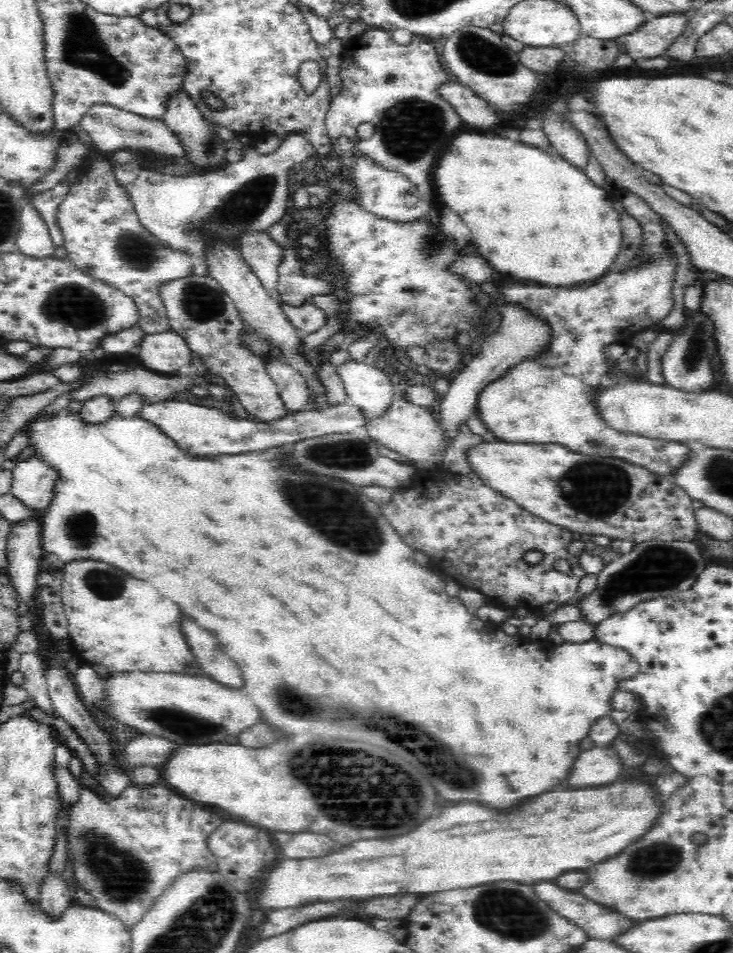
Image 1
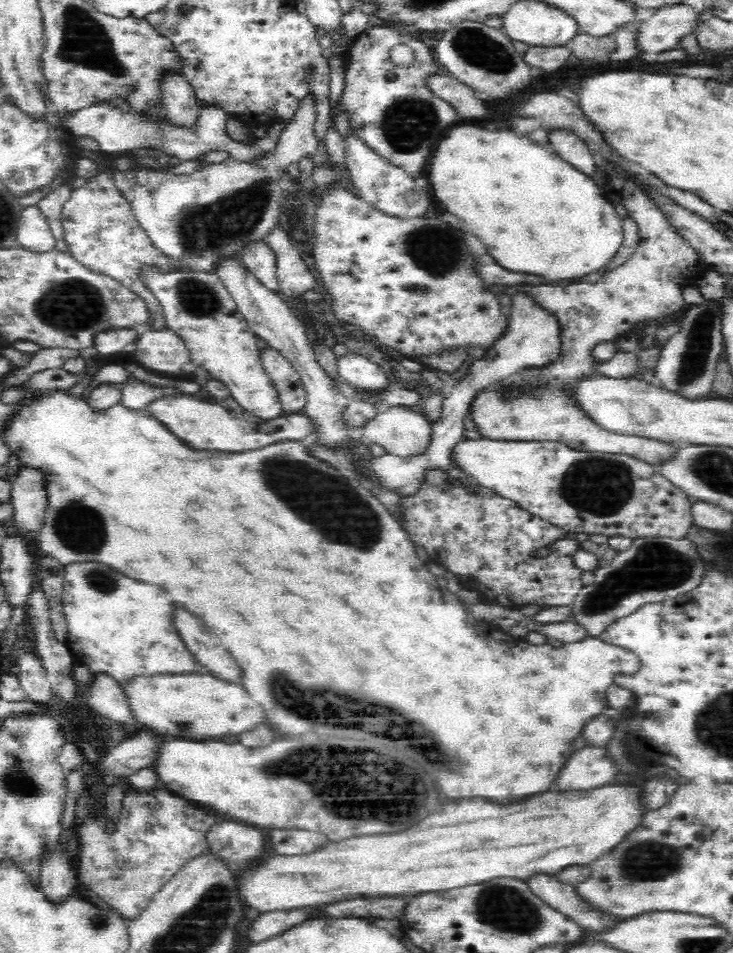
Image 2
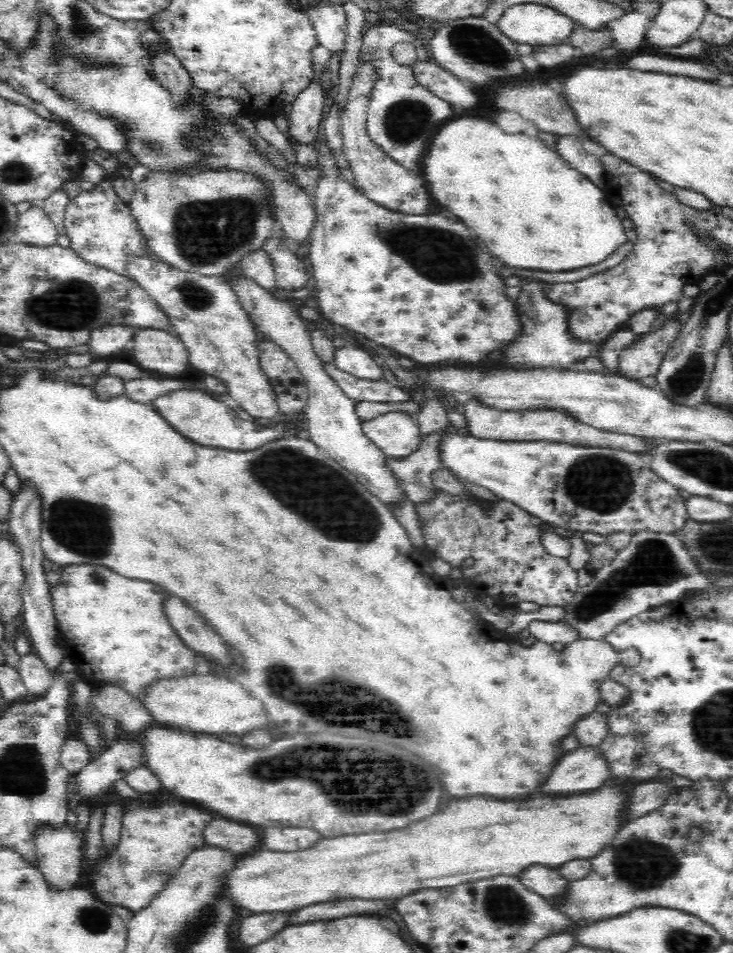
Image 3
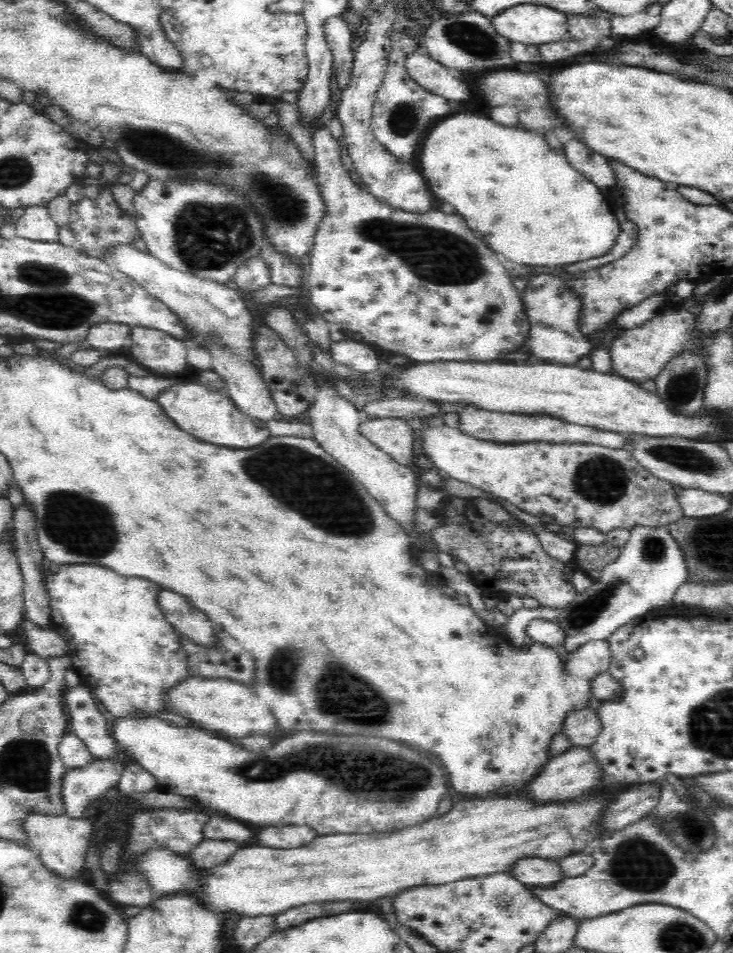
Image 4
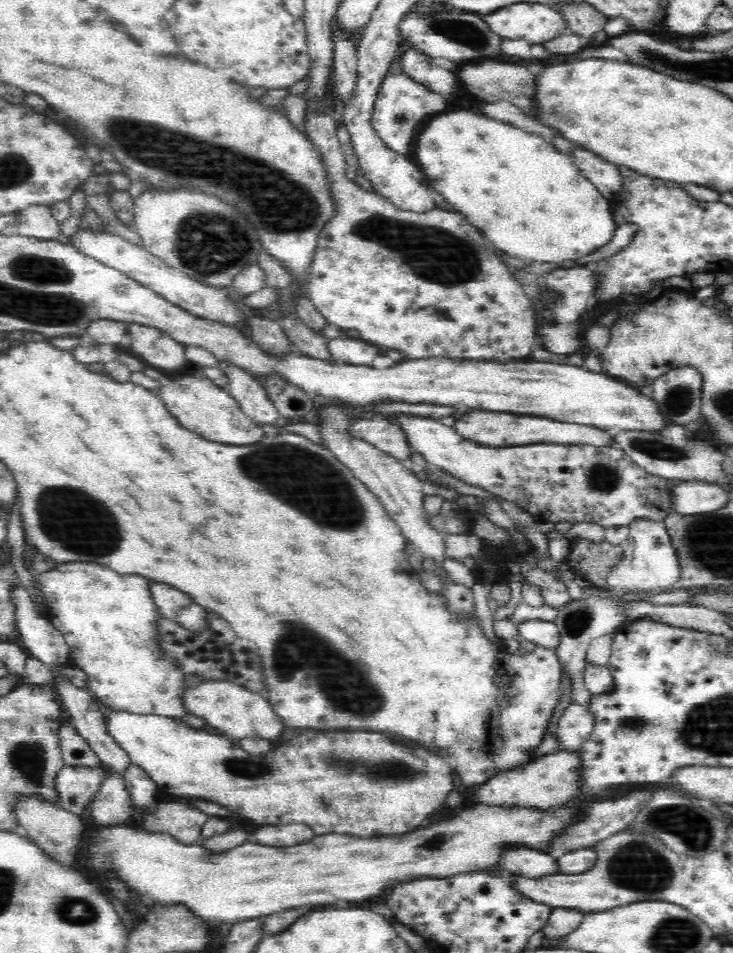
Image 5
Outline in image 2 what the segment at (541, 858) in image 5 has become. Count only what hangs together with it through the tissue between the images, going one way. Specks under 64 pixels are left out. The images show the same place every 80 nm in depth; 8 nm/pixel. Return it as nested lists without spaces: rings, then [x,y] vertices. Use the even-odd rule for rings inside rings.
[[[532,875],[528,880],[531,891],[554,910],[570,917],[585,932],[596,932],[614,926],[618,916],[604,914],[588,904],[575,889],[575,885],[560,882],[556,876]]]

